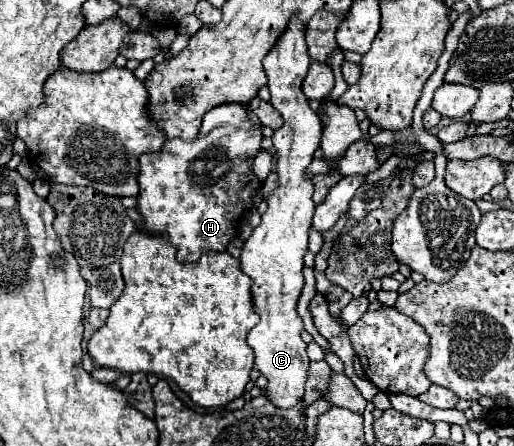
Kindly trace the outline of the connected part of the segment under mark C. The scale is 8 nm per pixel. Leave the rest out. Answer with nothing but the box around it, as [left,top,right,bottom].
[240,20,322,408]

